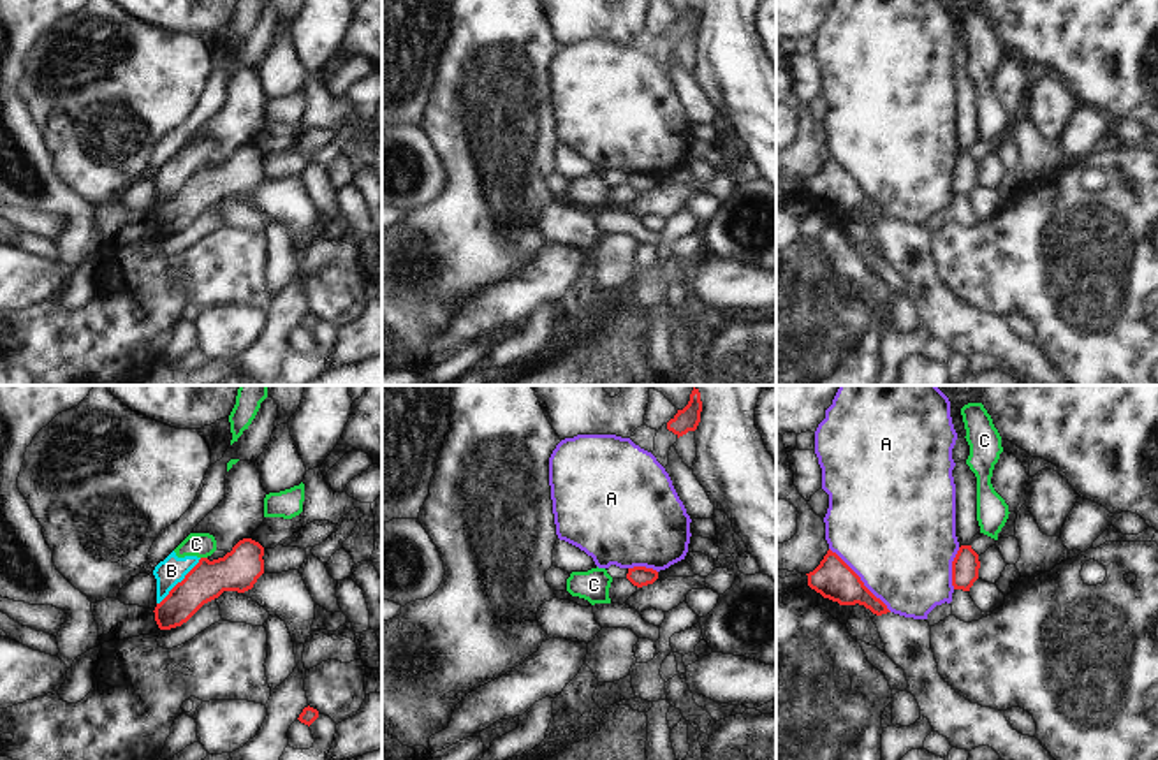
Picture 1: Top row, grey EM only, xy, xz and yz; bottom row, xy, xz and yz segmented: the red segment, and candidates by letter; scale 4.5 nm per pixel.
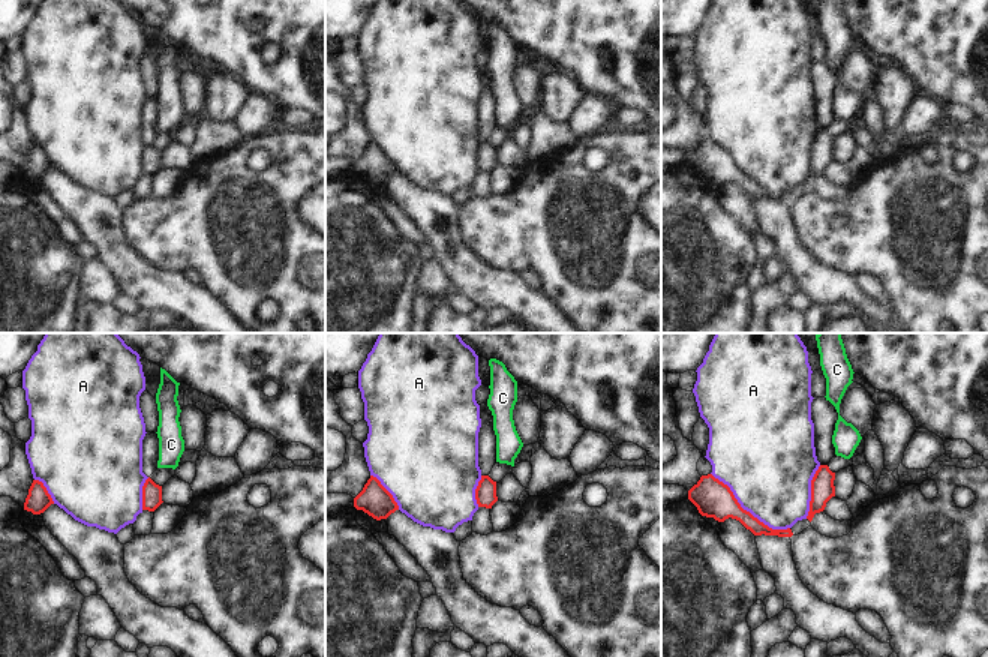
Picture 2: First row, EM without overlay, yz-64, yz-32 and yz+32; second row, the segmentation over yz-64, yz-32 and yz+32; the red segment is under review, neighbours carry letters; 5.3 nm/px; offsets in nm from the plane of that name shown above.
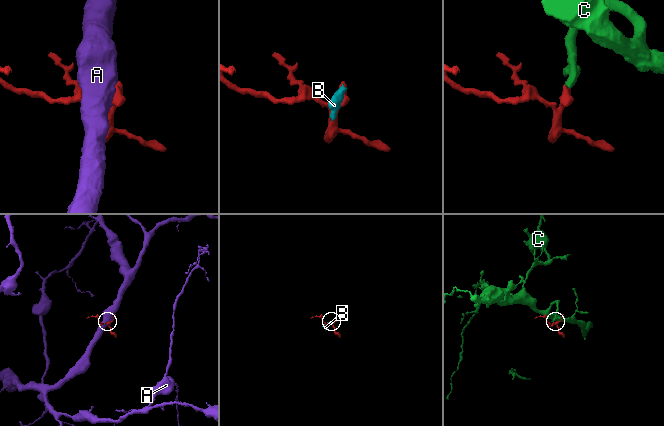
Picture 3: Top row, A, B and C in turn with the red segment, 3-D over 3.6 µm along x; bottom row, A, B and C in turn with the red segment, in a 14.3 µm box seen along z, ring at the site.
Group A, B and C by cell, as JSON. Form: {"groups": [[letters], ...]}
{"groups": [["A"], ["B", "C"]]}

